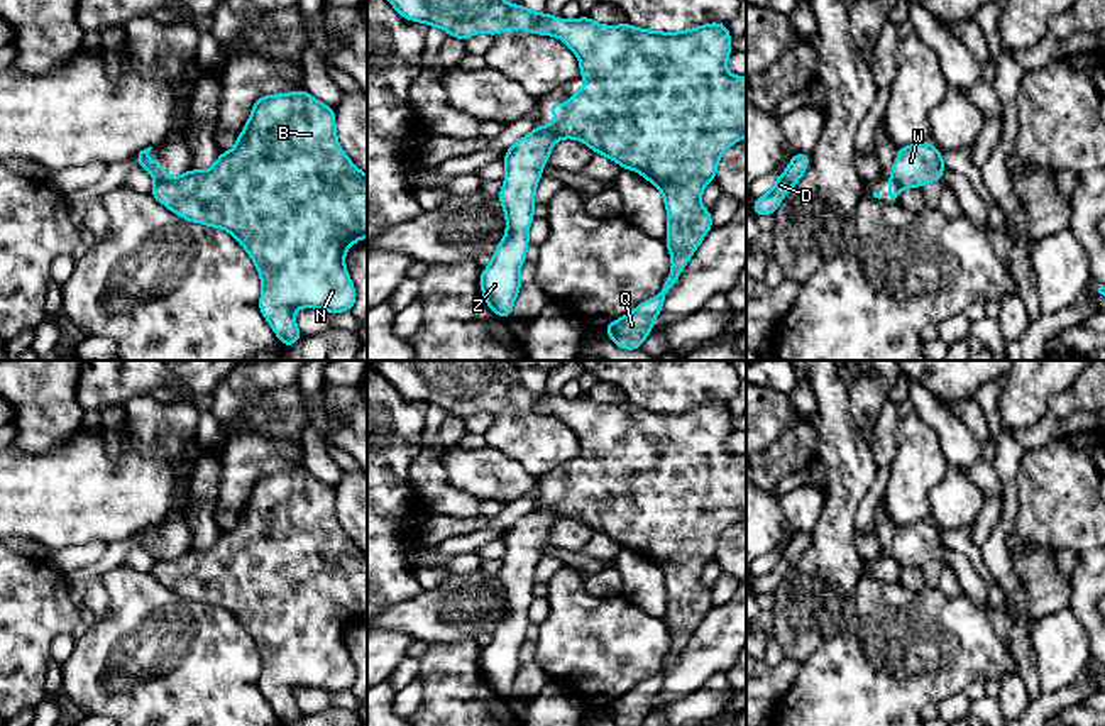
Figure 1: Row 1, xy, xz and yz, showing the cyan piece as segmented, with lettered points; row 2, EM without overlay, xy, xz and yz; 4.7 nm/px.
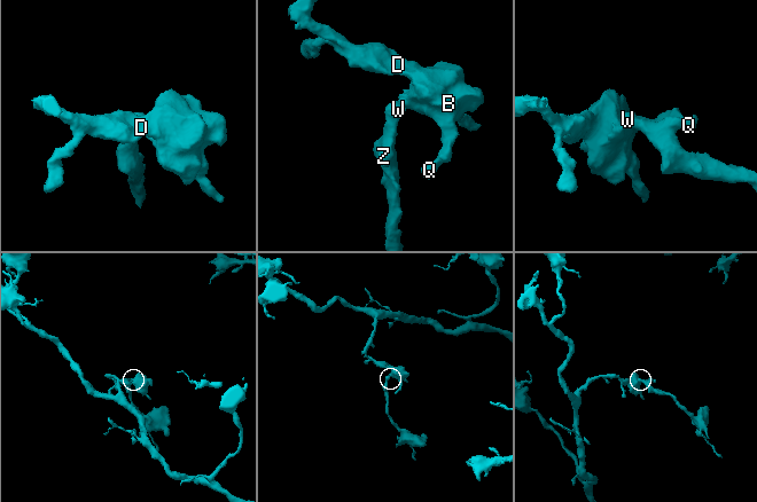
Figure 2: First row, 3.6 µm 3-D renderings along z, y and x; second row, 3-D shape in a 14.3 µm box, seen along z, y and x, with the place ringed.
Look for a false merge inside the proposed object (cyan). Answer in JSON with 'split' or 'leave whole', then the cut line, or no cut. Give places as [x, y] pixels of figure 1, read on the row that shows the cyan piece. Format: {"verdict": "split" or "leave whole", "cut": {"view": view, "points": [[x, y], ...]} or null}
{"verdict": "split", "cut": {"view": "xz", "points": [[537, 127], [549, 129], [557, 139]]}}

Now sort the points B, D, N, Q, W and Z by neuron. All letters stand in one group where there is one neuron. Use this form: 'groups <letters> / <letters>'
groups B D N Q / W Z

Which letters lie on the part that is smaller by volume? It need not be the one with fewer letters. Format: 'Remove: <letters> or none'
Remove: W, Z

